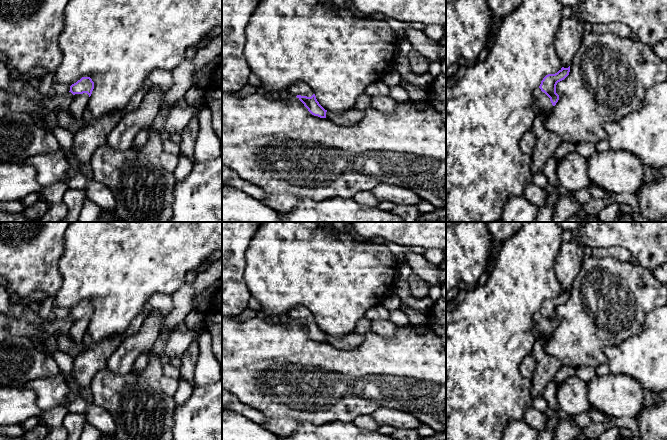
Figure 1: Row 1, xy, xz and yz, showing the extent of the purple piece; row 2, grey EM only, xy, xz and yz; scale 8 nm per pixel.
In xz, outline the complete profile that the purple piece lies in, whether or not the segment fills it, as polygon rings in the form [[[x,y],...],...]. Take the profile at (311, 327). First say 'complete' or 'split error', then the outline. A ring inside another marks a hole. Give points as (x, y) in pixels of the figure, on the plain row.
split error | [[[303,306],[290,309],[286,314],[291,320],[296,320],[308,333],[308,335],[320,342],[326,342],[325,334],[317,325],[313,314]]]

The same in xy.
split error | [[[82,301],[70,310],[70,315],[74,320],[69,332],[69,337],[76,343],[81,343],[86,335],[89,321],[94,313],[94,306],[90,301]]]

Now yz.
split error | [[[562,291],[555,298],[546,299],[541,305],[540,310],[534,315],[534,327],[538,334],[538,339],[549,337],[559,324],[559,319],[556,317],[556,309],[564,304],[570,296],[568,292]]]

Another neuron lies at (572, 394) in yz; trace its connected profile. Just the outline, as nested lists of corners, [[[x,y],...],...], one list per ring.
[[[576,375],[557,386],[556,399],[560,410],[573,417],[592,409],[588,401],[588,384]]]

